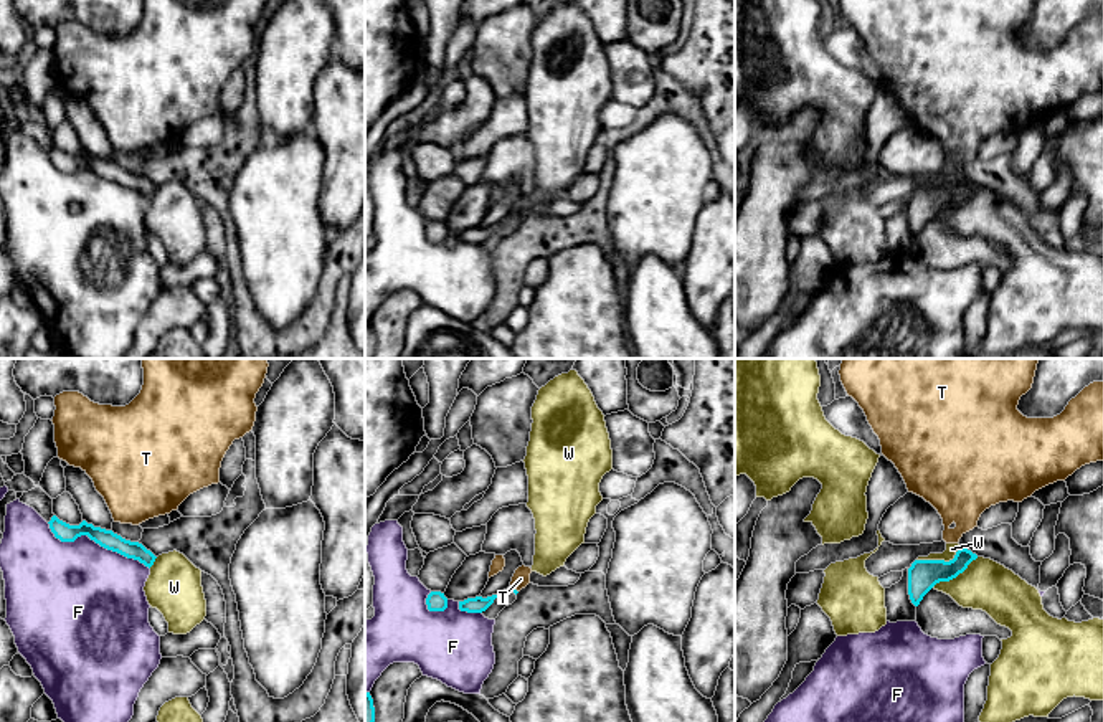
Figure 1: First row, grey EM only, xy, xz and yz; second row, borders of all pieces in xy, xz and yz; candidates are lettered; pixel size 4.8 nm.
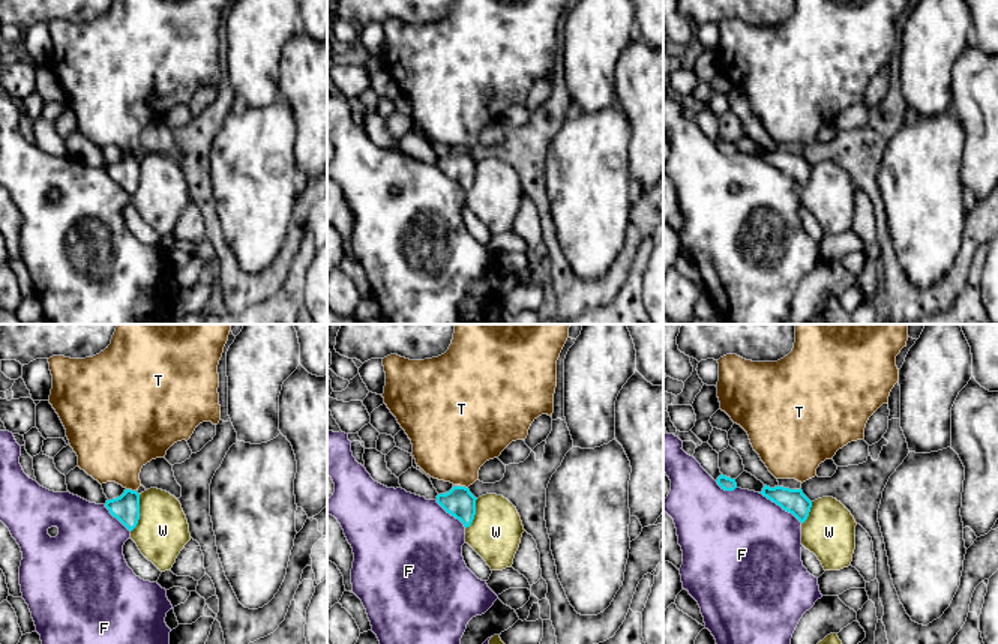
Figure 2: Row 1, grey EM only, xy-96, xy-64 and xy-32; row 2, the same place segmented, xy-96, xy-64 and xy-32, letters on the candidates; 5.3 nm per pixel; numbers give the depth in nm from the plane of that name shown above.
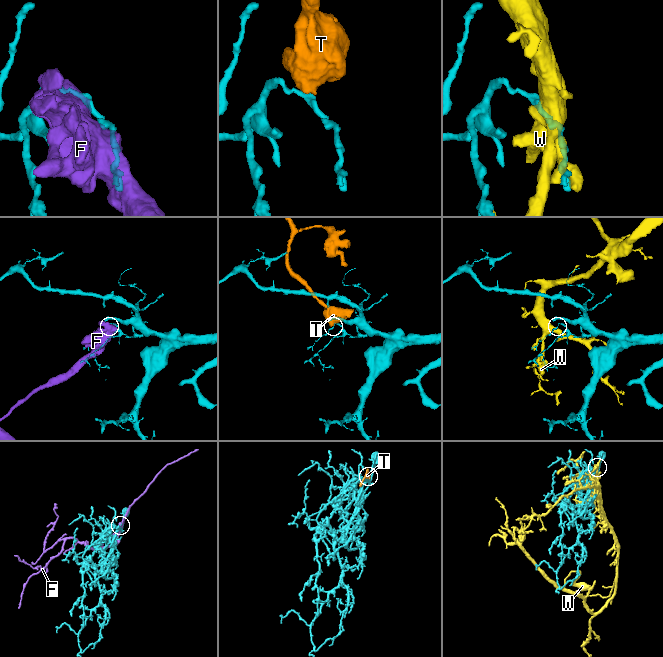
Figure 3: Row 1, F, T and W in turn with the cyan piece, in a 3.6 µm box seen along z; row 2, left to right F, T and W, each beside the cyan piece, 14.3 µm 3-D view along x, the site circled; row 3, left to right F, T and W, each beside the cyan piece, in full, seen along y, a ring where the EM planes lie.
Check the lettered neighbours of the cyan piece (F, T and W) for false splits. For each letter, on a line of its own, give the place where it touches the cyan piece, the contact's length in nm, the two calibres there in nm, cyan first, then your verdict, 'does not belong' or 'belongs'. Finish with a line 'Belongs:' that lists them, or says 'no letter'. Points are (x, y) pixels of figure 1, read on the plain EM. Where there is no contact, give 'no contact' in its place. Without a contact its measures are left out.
F: meets cyan in xy at (96, 172); contact 550 nm long; 90 nm thick on the cyan side, 480 nm on the other; does not belong
T: meets cyan in xz at (514, 218); contact 50 nm long; 30 nm thick on the cyan side, 90 nm on the other; does not belong
W: meets cyan in yz at (940, 190); contact 220 nm long; 150 nm thick on the cyan side, 60 nm on the other; does not belong
Belongs: no letter

